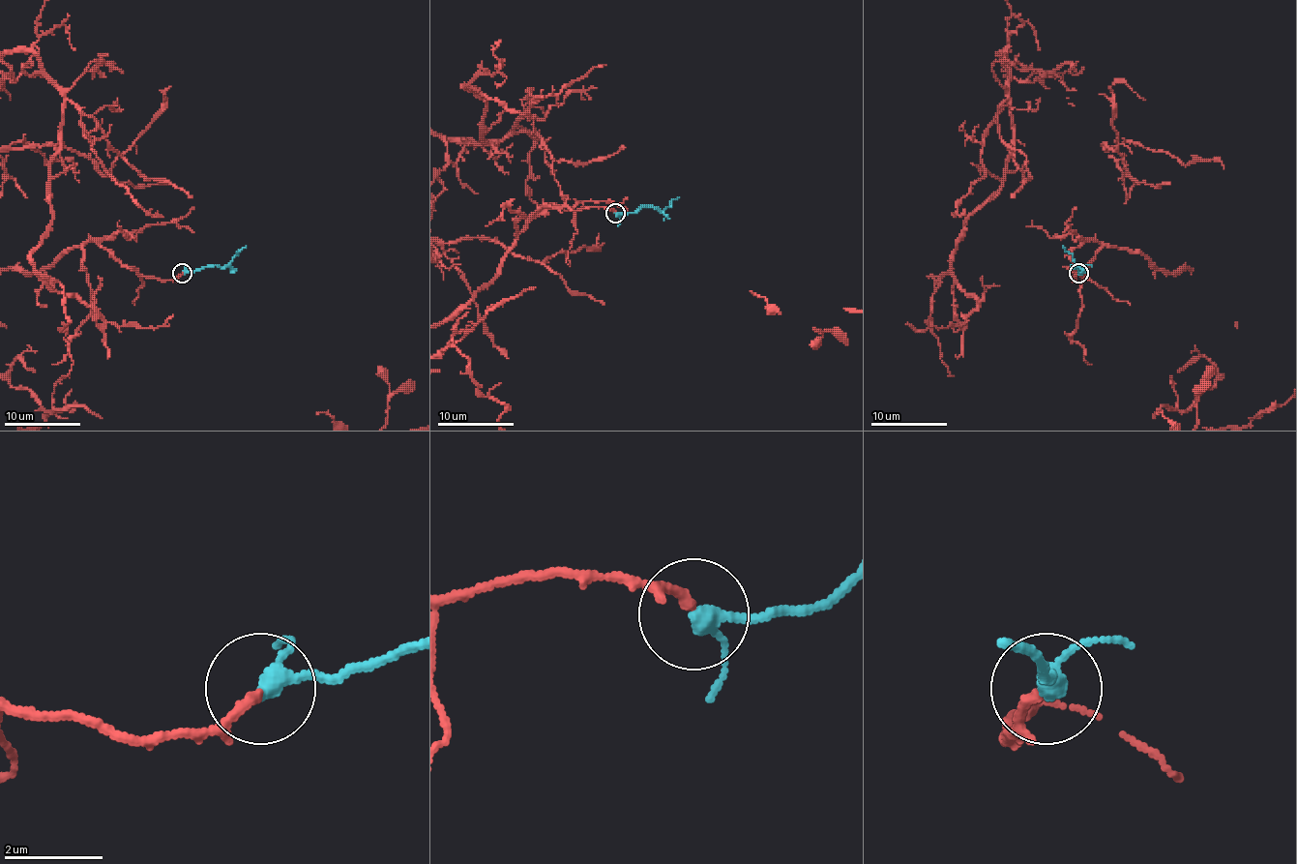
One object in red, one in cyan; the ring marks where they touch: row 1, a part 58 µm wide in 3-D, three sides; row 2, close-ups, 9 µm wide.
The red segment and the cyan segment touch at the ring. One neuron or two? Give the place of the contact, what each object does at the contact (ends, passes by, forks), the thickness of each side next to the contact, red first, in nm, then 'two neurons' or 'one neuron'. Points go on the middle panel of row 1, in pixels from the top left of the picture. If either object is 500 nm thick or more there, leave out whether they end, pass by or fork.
(615, 213) | red ends | cyan passes by | 190/280 nm | one neuron

